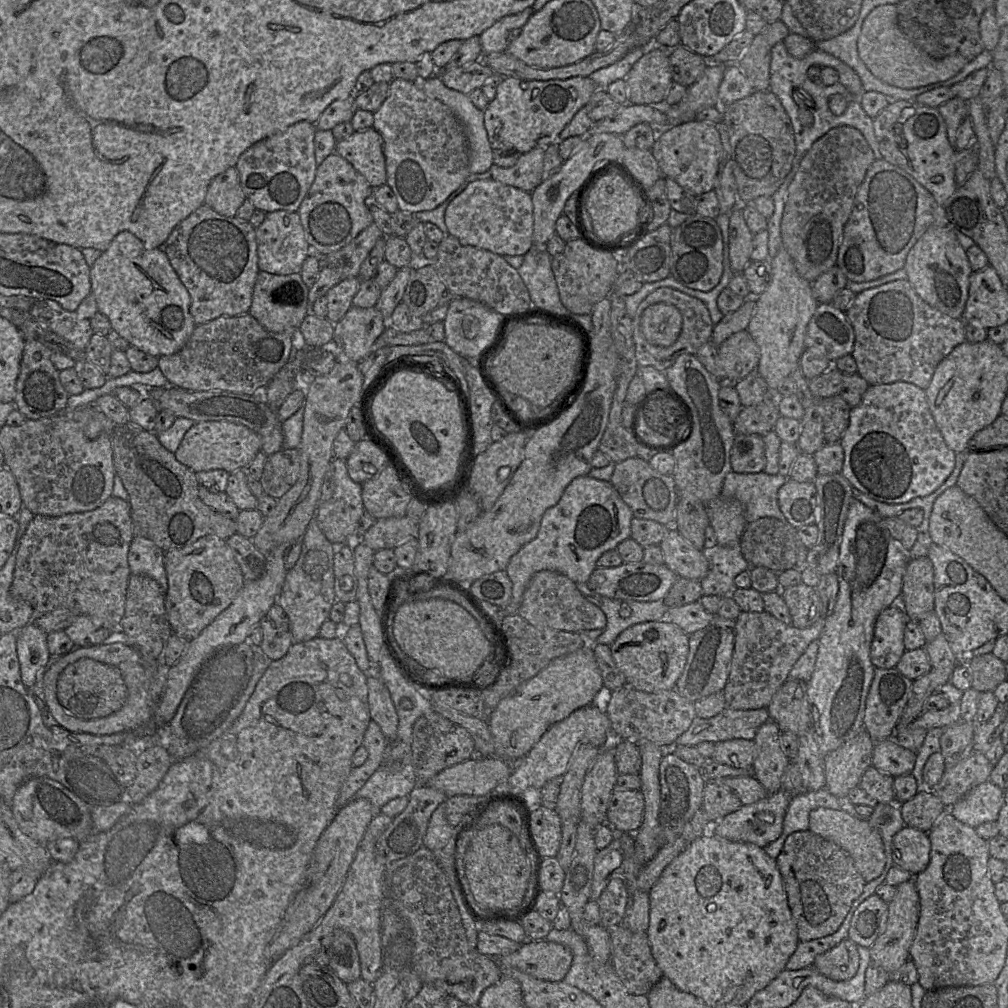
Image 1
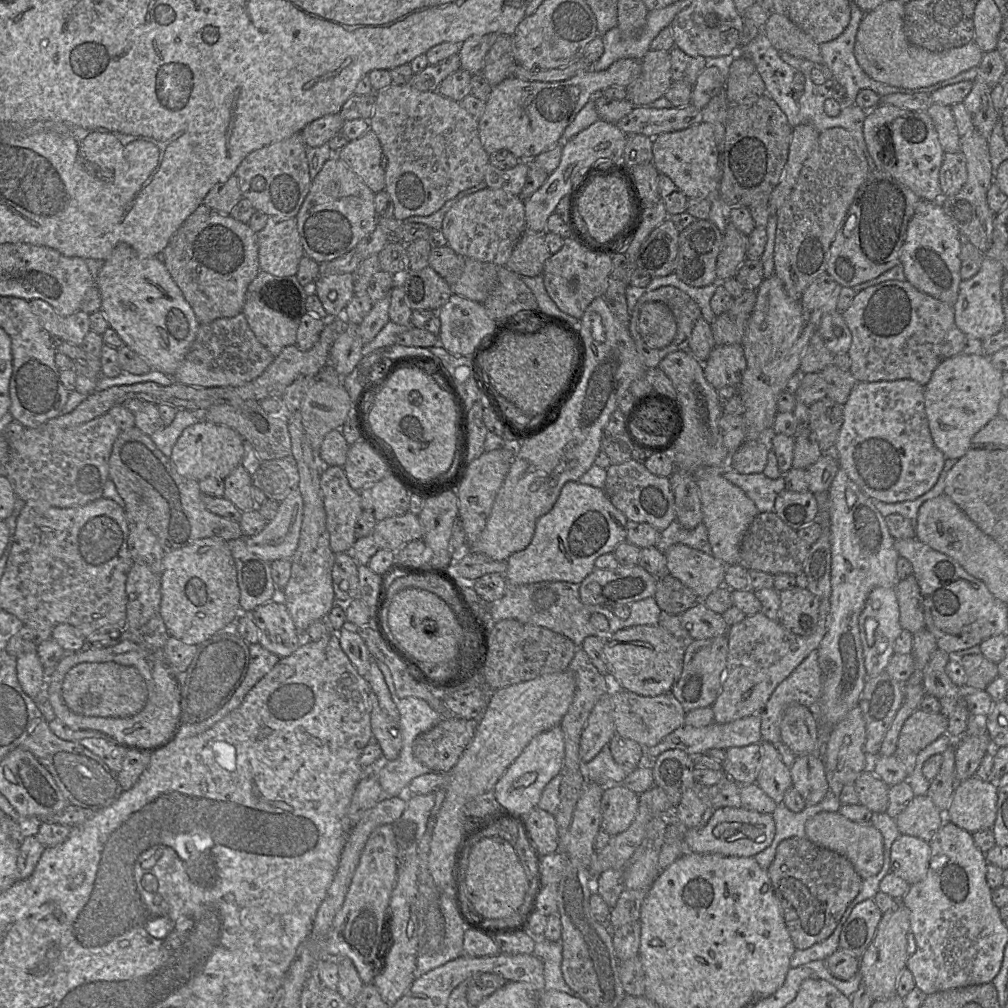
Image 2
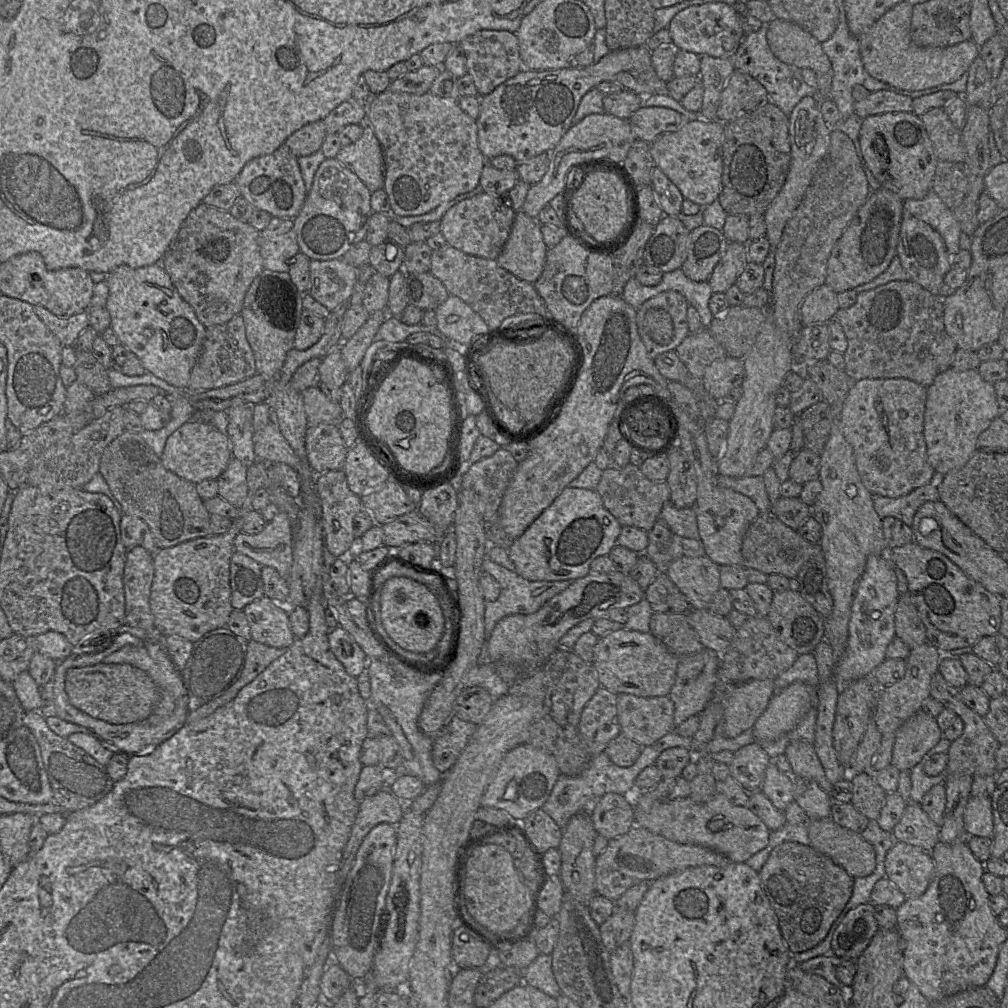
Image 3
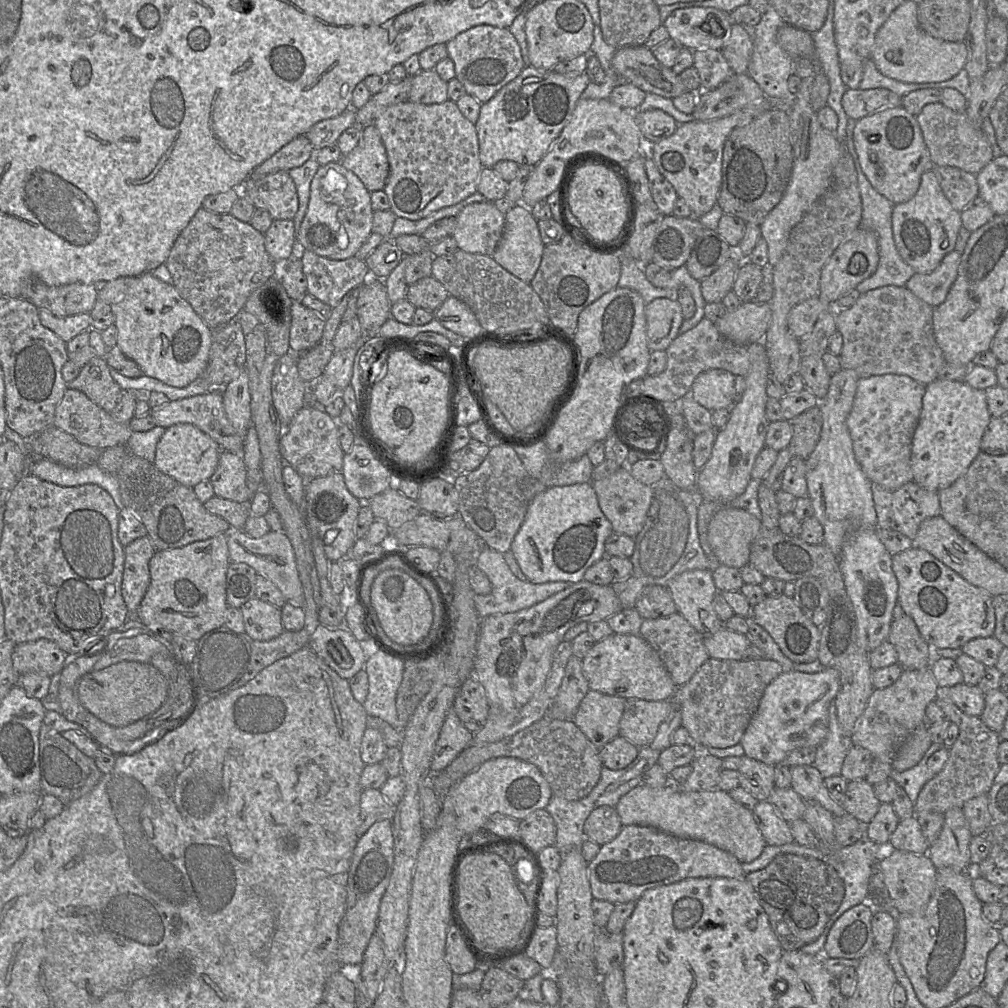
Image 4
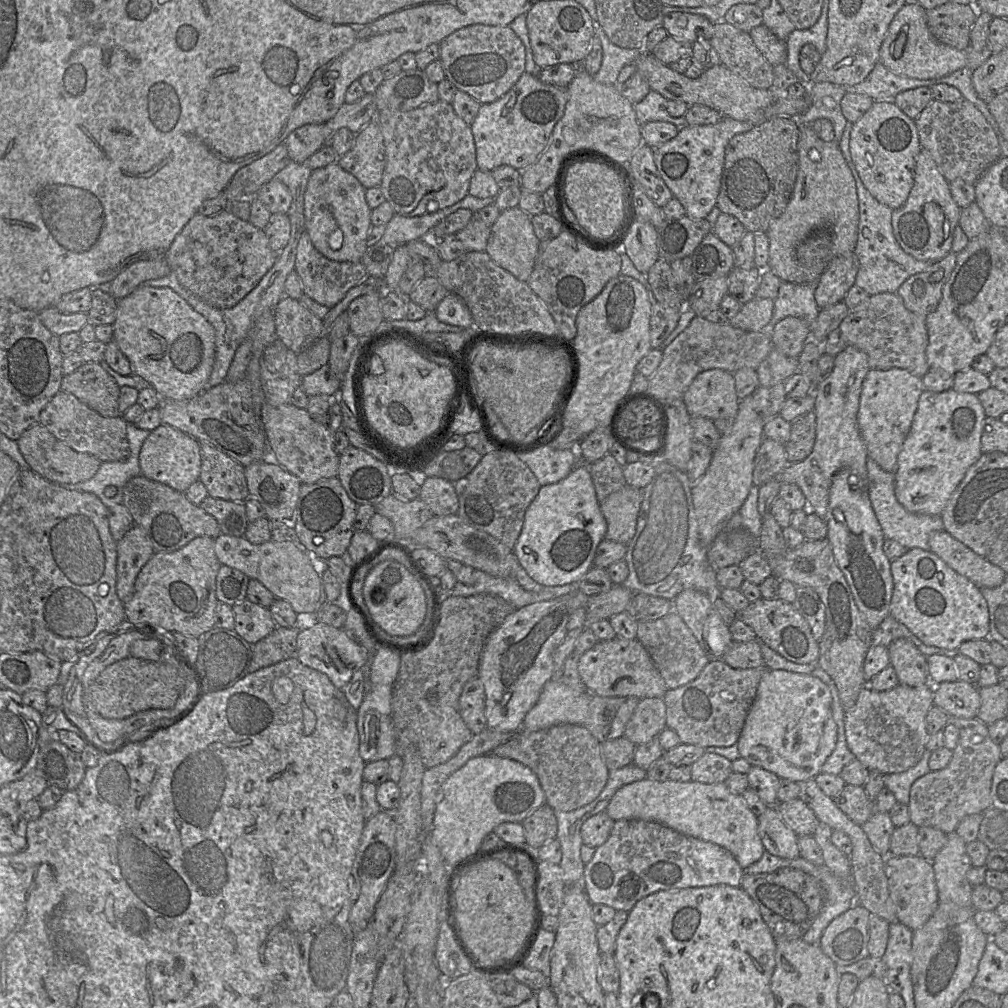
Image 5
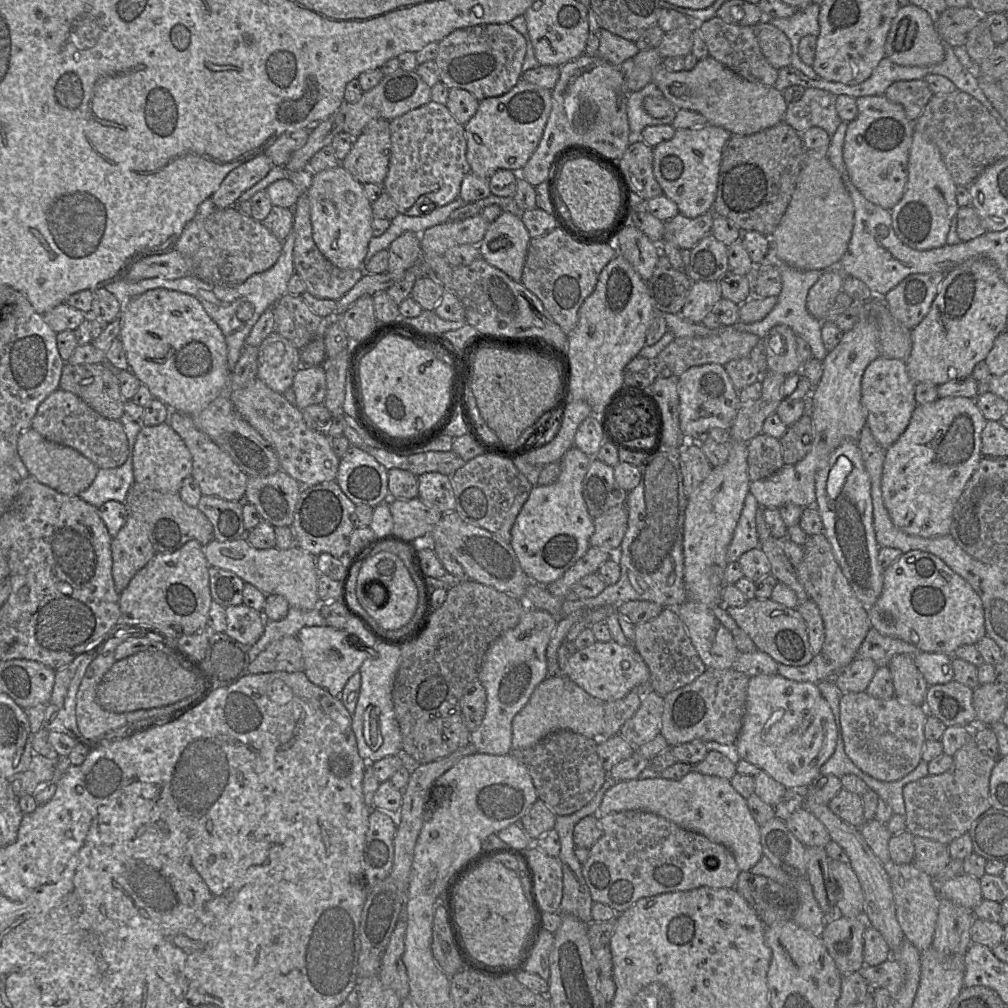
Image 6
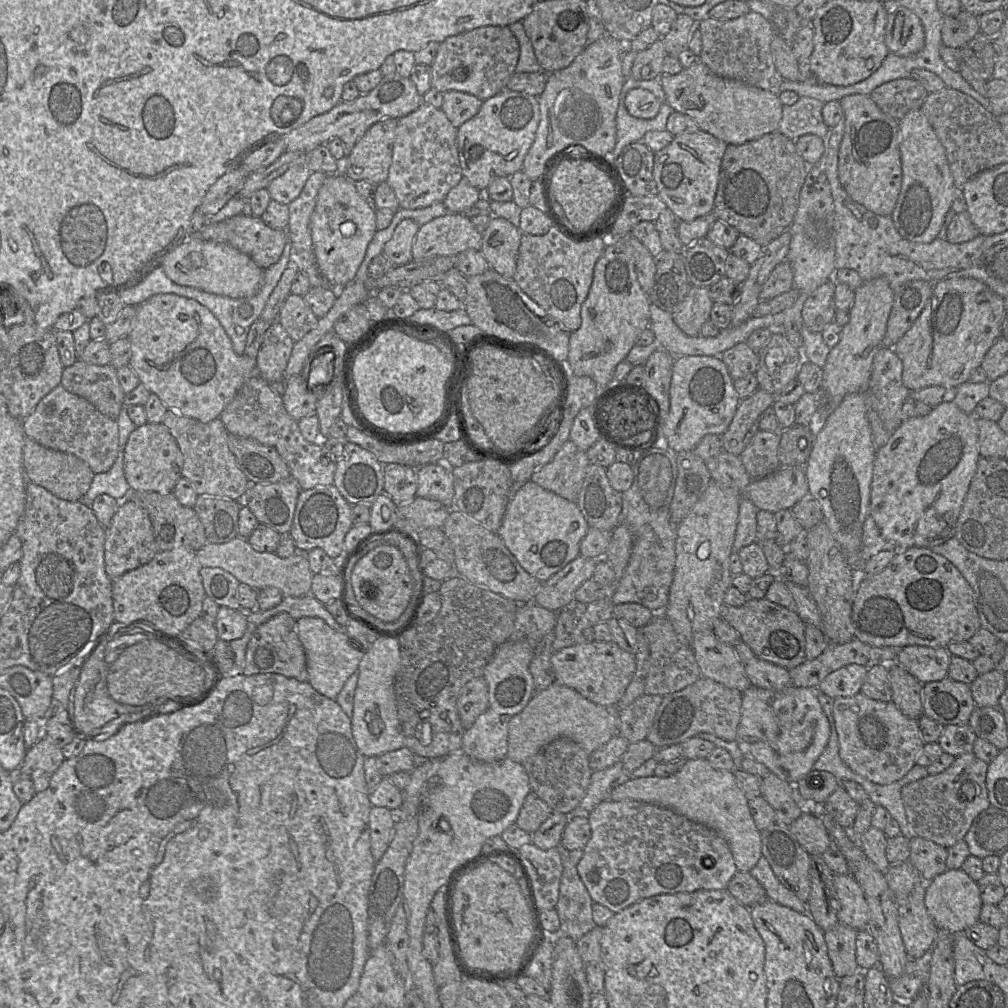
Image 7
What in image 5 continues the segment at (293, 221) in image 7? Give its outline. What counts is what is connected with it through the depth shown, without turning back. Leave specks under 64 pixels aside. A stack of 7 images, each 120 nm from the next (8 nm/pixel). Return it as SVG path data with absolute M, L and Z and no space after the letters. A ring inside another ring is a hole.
M306 230L297 245L295 272L301 278L303 293L328 308L334 307L351 288L368 276L361 262L337 262L326 258L314 247Z

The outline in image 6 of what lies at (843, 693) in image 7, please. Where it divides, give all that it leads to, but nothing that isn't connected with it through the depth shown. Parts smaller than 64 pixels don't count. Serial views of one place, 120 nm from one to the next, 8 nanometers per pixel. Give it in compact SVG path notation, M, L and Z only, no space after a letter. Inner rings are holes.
M855 658L836 673L833 682L842 693L863 692L867 689L878 666L871 658Z

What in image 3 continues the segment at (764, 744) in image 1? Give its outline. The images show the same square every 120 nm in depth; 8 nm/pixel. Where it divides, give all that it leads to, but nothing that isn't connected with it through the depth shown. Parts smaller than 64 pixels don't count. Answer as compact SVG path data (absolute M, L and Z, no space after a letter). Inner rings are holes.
M772 761L766 769L761 791L777 809L784 811L795 799L794 778L782 773Z

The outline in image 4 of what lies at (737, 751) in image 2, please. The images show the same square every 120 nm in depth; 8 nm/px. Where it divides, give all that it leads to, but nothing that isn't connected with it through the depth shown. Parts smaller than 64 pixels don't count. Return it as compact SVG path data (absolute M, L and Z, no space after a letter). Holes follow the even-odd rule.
M743 755L737 770L739 786L758 801L768 800L775 788L775 767Z

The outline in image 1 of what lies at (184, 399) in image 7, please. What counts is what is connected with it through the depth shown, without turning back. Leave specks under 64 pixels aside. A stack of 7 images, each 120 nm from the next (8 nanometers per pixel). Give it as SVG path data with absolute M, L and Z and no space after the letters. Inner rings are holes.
M129 231L118 233L108 249L95 260L90 267L90 282L98 311L109 319L112 329L127 340L129 346L149 355L161 357L180 351L196 327L190 313L190 296L163 249L146 249Z

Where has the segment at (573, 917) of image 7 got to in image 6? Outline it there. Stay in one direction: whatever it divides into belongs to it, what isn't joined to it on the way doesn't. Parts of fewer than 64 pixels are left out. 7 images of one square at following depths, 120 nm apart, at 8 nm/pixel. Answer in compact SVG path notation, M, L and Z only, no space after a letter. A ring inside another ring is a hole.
M607 777L601 789L597 792L595 797L583 808L570 814L562 815L556 817L556 824L554 829L557 831L560 840L560 853L559 859L562 863L562 873L563 873L563 894L562 901L560 904L559 913L562 915L573 915L579 920L586 924L593 922L592 919L592 906L593 900L590 894L589 887L582 874L582 864L578 861L575 856L576 845L573 841L573 831L576 824L586 816L596 815L598 813L599 807L601 805L602 799L606 791L617 783L612 777Z

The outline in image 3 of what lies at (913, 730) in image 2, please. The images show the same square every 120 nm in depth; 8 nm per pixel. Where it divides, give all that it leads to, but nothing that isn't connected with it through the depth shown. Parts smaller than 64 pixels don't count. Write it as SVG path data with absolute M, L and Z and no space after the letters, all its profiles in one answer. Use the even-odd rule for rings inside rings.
M918 711L896 732L891 764L910 771L943 737L937 718Z

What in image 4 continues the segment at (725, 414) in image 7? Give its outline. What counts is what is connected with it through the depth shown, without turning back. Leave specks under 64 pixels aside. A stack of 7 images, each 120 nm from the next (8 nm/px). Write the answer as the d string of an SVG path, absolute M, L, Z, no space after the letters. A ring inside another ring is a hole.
M710 369L699 374L692 383L690 396L709 411L733 405L735 375L723 369Z

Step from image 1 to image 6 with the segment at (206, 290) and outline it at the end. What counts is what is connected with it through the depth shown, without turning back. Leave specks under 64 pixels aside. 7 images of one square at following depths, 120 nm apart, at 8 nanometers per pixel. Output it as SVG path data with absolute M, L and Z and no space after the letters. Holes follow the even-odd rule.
M236 206L217 209L202 220L191 220L175 249L191 263L191 275L213 285L238 285L250 276L270 269L278 260L283 242L260 221L238 211Z

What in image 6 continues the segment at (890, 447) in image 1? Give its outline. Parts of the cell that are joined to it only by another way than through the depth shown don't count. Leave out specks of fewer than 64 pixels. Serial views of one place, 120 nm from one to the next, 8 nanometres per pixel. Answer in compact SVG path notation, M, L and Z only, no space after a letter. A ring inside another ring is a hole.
M879 356L865 369L861 381L861 403L866 411L866 424L877 443L888 449L906 430L913 411L916 383L909 377L905 362Z

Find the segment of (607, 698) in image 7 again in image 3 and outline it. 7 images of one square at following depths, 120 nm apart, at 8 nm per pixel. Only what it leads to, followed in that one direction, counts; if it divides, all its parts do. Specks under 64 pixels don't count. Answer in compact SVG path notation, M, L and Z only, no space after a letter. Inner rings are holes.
M626 628L611 631L600 637L594 647L592 666L600 687L615 694L638 697L668 696L674 684L679 658L650 632Z

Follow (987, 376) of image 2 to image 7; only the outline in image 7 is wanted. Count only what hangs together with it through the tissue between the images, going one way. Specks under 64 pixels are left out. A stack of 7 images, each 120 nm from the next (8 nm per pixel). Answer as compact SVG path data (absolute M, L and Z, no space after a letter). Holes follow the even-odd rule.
M953 401L944 402L933 407L930 413L923 417L916 417L903 421L898 428L891 432L887 443L877 450L871 481L869 516L874 519L882 536L886 540L893 542L897 550L905 550L910 547L933 548L955 536L958 517L971 481L976 473L978 461L981 458L978 449L978 435L979 432L976 417L974 415L966 414Z

